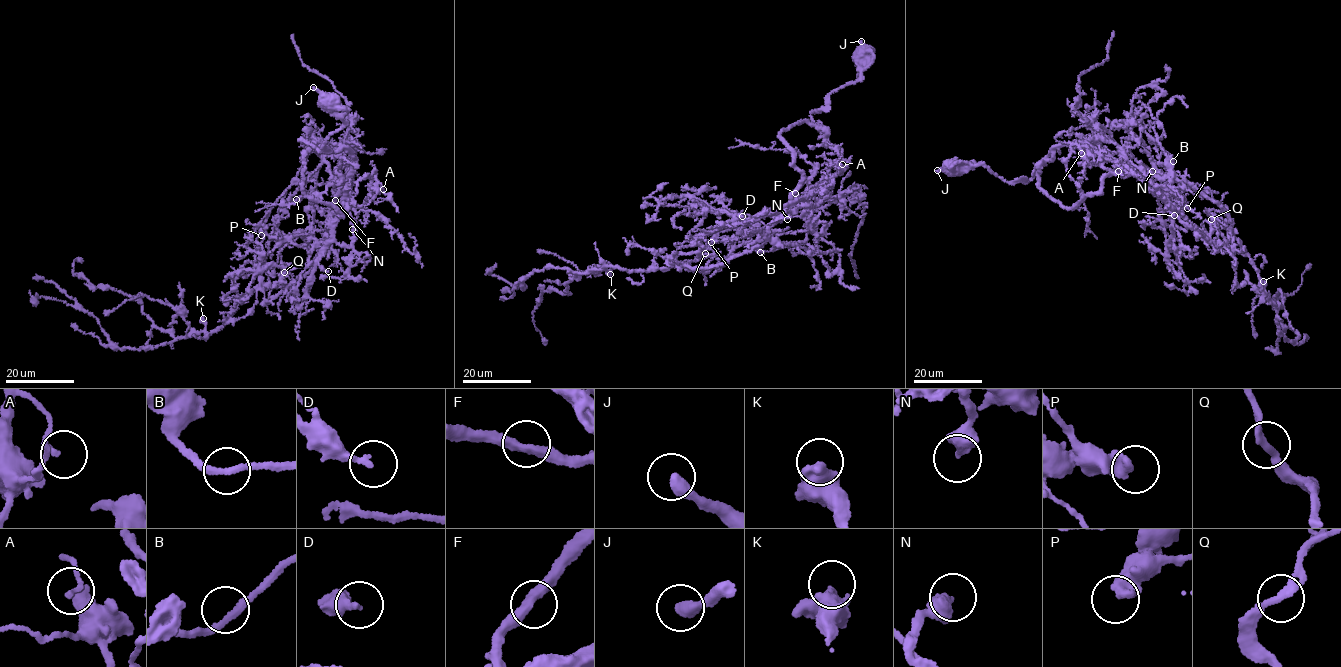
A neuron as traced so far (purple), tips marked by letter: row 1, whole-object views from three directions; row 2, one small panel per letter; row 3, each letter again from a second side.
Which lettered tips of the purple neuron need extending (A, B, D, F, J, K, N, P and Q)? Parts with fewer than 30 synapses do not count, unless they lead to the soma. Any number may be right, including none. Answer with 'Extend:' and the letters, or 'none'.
Extend: none

